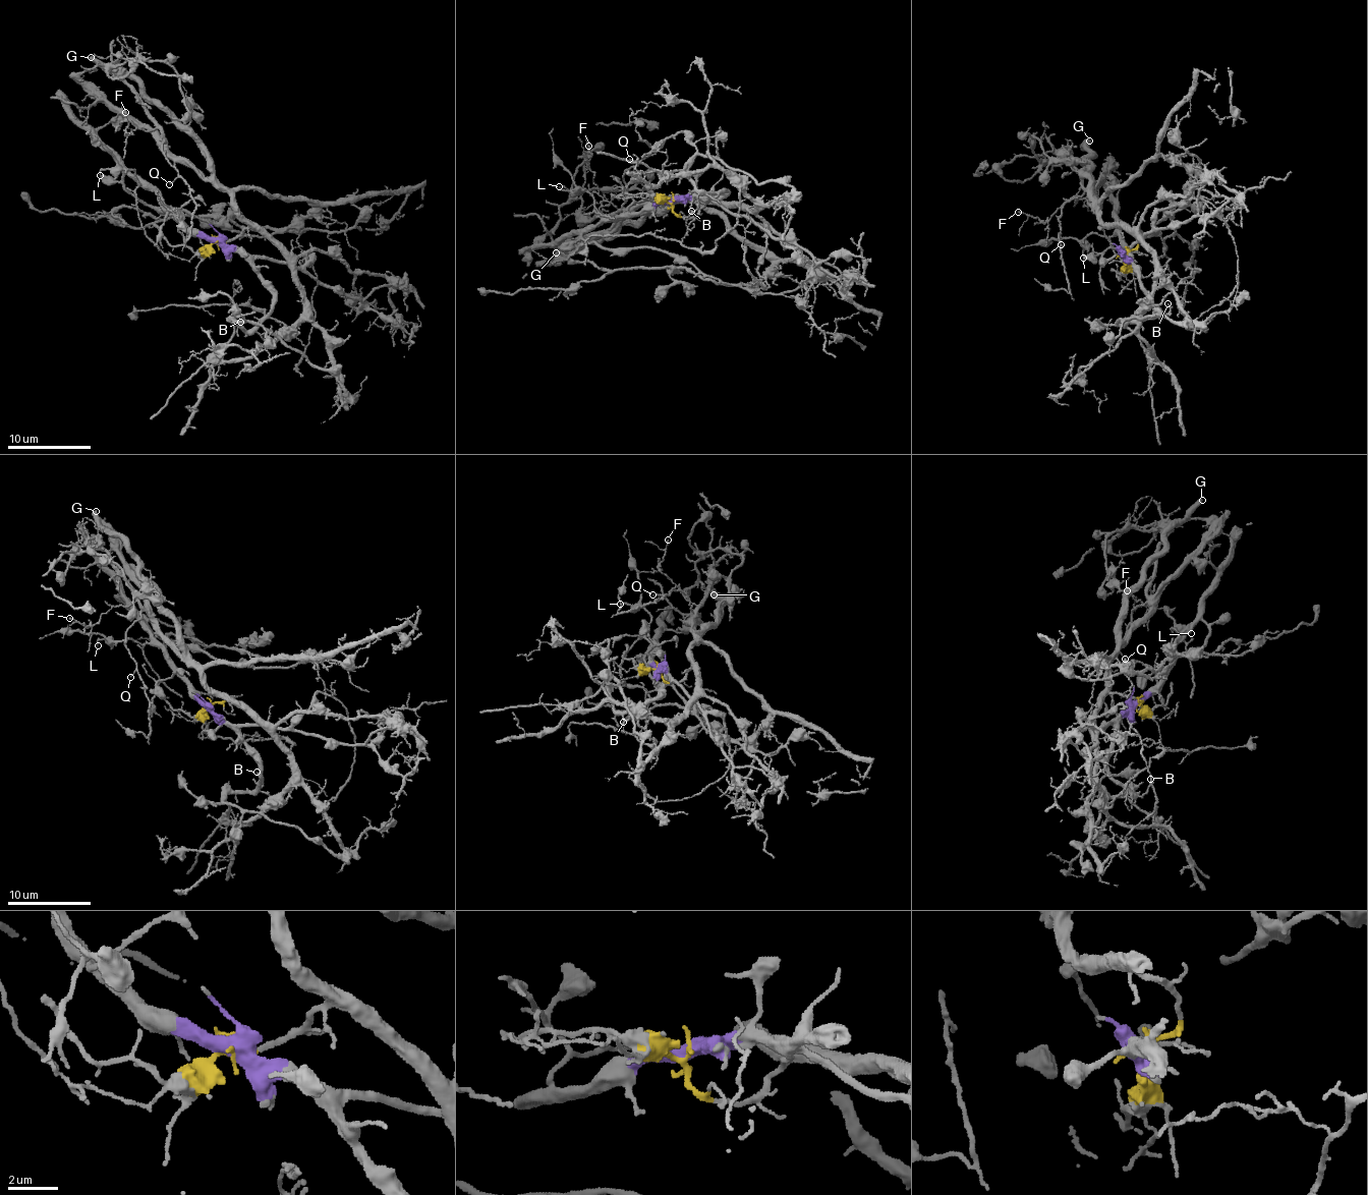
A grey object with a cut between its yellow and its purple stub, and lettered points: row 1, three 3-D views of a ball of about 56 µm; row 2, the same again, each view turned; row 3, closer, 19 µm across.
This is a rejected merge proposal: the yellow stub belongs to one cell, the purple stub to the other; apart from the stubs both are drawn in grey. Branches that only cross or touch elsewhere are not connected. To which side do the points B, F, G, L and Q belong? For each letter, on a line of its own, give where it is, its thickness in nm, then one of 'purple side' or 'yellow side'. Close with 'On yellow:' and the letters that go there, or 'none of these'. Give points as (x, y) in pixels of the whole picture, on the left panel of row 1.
B: (240, 322) | 150 nm | purple side
F: (125, 112) | 130 nm | yellow side
G: (91, 57) | 440 nm | yellow side
L: (100, 175) | 150 nm | purple side
Q: (169, 184) | 90 nm | yellow side
On yellow: F, G, Q

